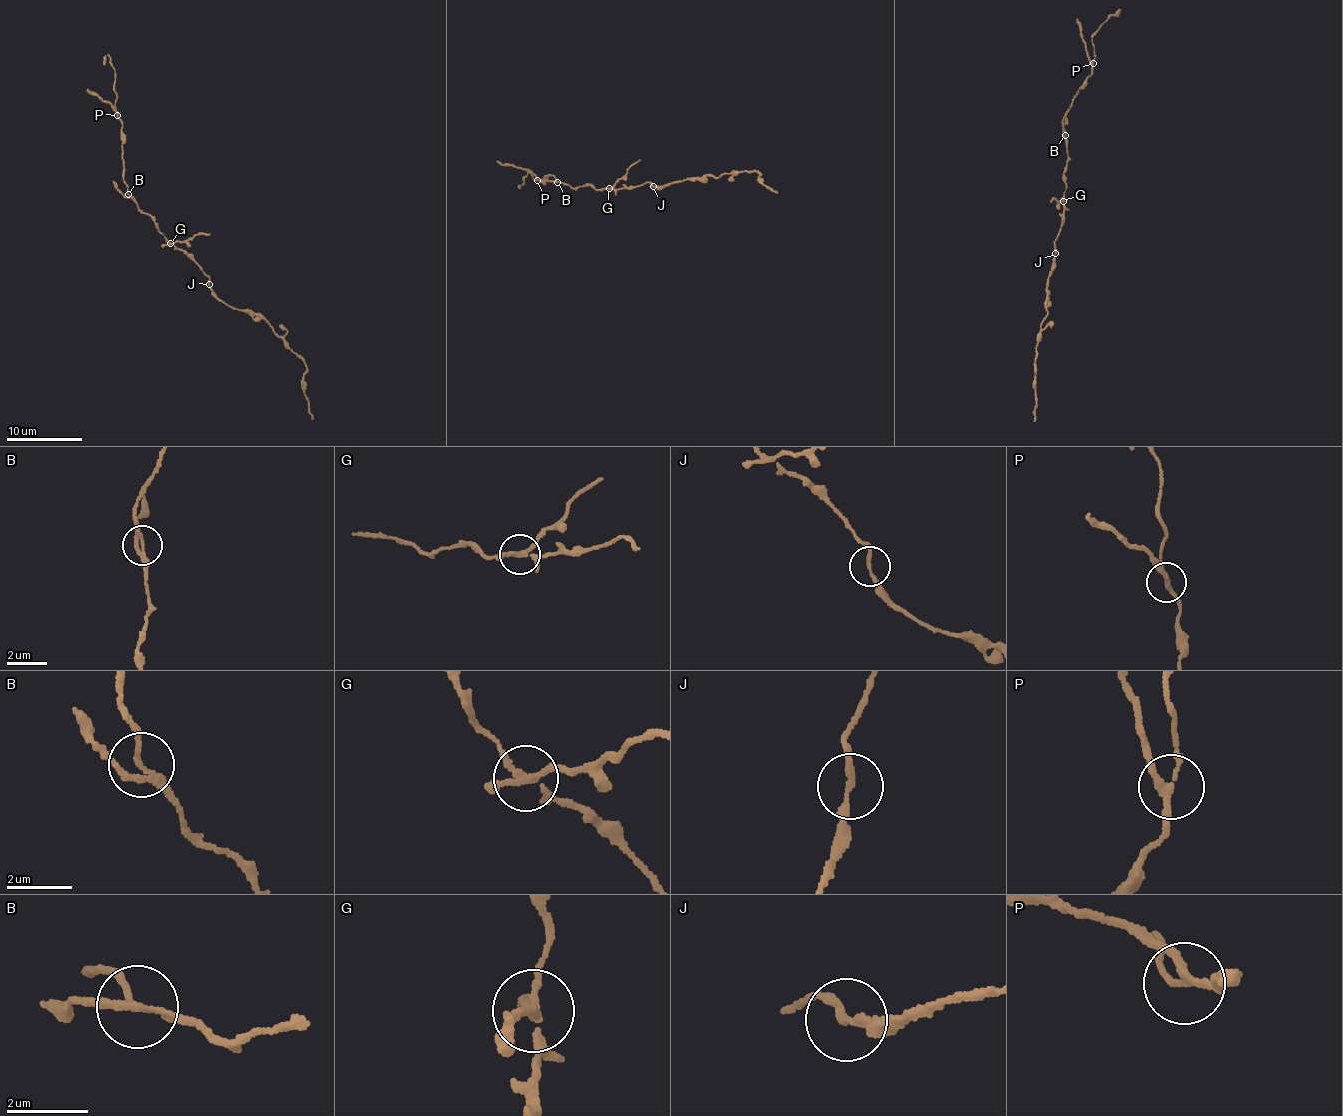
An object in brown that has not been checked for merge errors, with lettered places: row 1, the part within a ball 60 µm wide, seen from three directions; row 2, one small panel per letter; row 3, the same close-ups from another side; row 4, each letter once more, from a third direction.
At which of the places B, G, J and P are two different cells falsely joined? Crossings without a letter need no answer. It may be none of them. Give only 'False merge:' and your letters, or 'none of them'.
False merge: G, P

